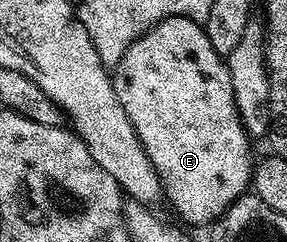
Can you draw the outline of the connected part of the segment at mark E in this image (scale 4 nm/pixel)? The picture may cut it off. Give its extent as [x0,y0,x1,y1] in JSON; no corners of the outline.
[112,17,255,225]

